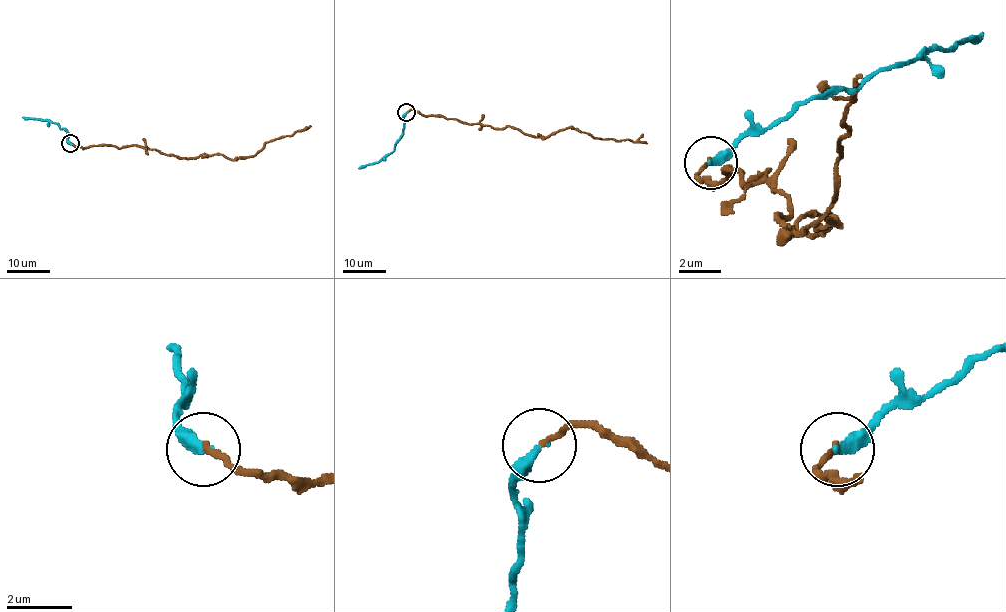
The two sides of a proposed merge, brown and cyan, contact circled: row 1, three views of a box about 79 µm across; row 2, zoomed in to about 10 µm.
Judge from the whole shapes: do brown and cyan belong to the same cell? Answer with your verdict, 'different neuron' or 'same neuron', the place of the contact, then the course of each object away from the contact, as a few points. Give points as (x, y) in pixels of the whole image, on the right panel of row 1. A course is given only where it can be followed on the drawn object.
same neuron; at (710, 162); brown runs (709, 161), (704, 182), (767, 172), (778, 219), (815, 235), (831, 214), (783, 240), (836, 193), (862, 76); cyan runs (709, 161), (809, 103), (852, 92), (894, 66), (984, 34)

